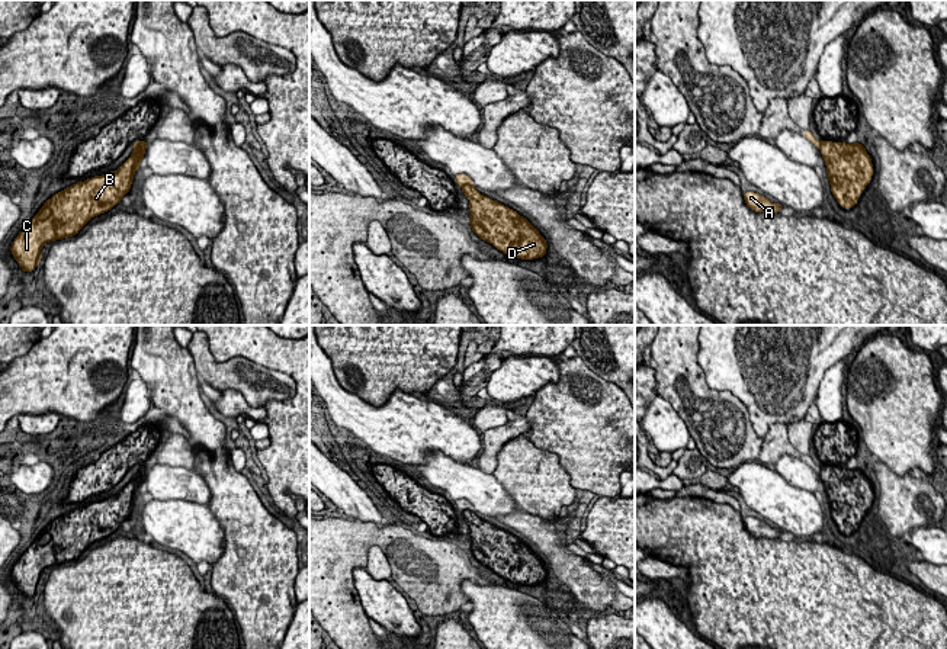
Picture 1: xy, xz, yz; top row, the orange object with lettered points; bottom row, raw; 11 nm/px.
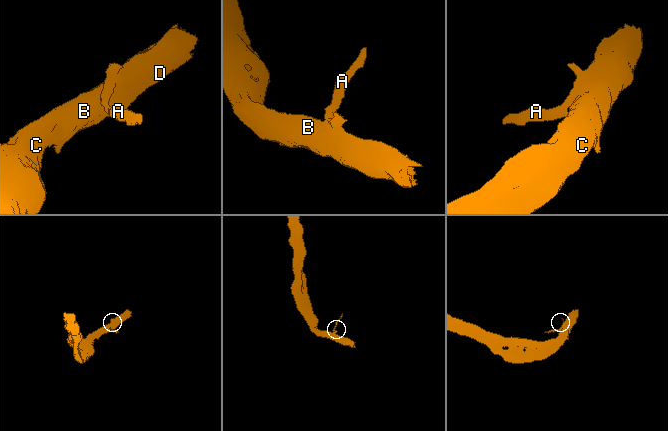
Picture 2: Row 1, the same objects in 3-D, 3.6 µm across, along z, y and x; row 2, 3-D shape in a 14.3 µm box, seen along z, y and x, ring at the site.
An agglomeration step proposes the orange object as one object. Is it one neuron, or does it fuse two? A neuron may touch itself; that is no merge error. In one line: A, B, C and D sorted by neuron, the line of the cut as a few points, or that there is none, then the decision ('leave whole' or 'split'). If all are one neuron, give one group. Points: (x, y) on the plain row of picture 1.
groups A / B C D; cut xy (132, 478), (135, 481), (134, 495); split

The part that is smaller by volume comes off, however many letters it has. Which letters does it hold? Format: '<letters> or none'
A

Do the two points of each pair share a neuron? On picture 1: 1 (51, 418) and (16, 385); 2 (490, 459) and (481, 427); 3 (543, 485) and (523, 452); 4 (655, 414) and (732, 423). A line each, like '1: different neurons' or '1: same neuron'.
1: different neurons
2: different neurons
3: same neuron
4: different neurons

